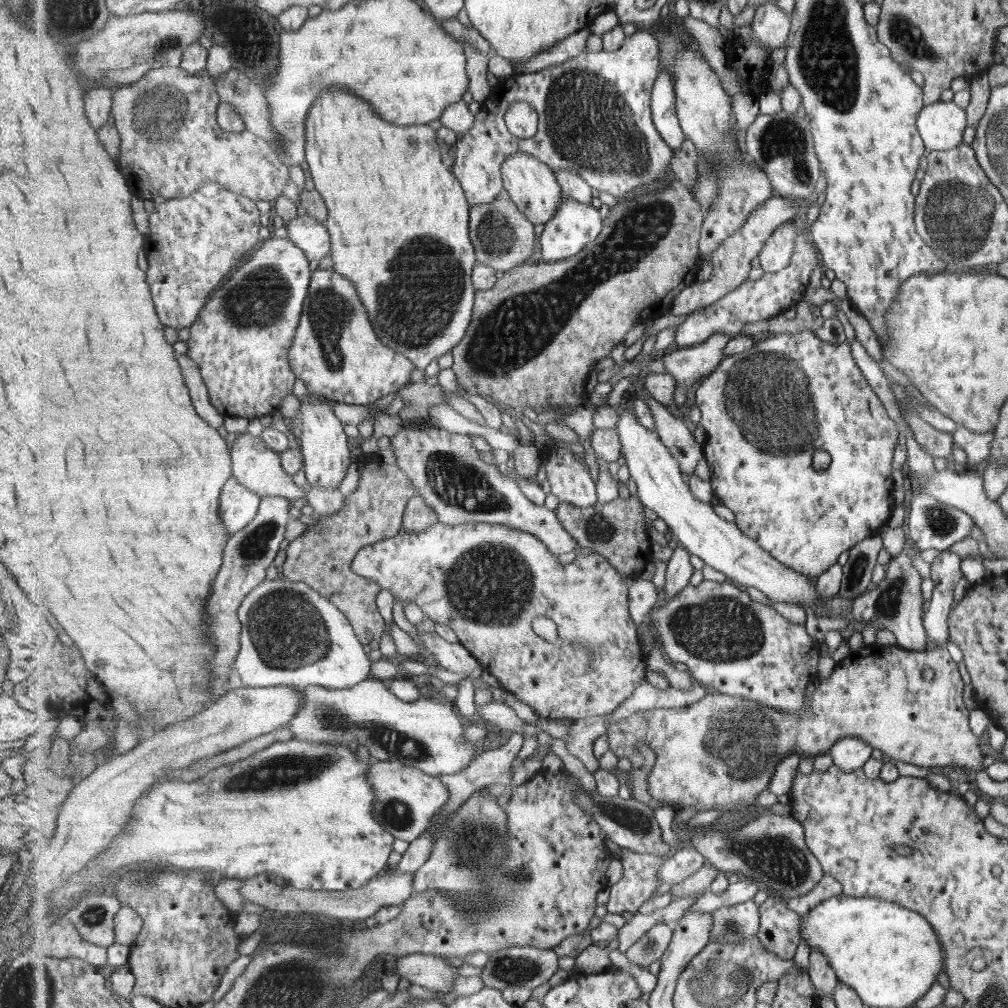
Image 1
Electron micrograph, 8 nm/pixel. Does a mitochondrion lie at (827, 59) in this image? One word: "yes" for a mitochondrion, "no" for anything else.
yes

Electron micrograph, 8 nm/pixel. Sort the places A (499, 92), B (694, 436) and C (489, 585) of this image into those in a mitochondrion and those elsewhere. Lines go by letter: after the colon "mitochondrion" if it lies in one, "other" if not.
A: other
B: other
C: mitochondrion

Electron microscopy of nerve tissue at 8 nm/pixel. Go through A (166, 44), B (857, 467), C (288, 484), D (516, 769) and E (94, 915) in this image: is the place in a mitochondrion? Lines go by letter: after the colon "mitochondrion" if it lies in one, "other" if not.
A: mitochondrion
B: other
C: other
D: other
E: mitochondrion

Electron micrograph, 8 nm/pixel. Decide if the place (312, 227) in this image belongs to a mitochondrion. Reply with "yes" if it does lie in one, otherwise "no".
no

